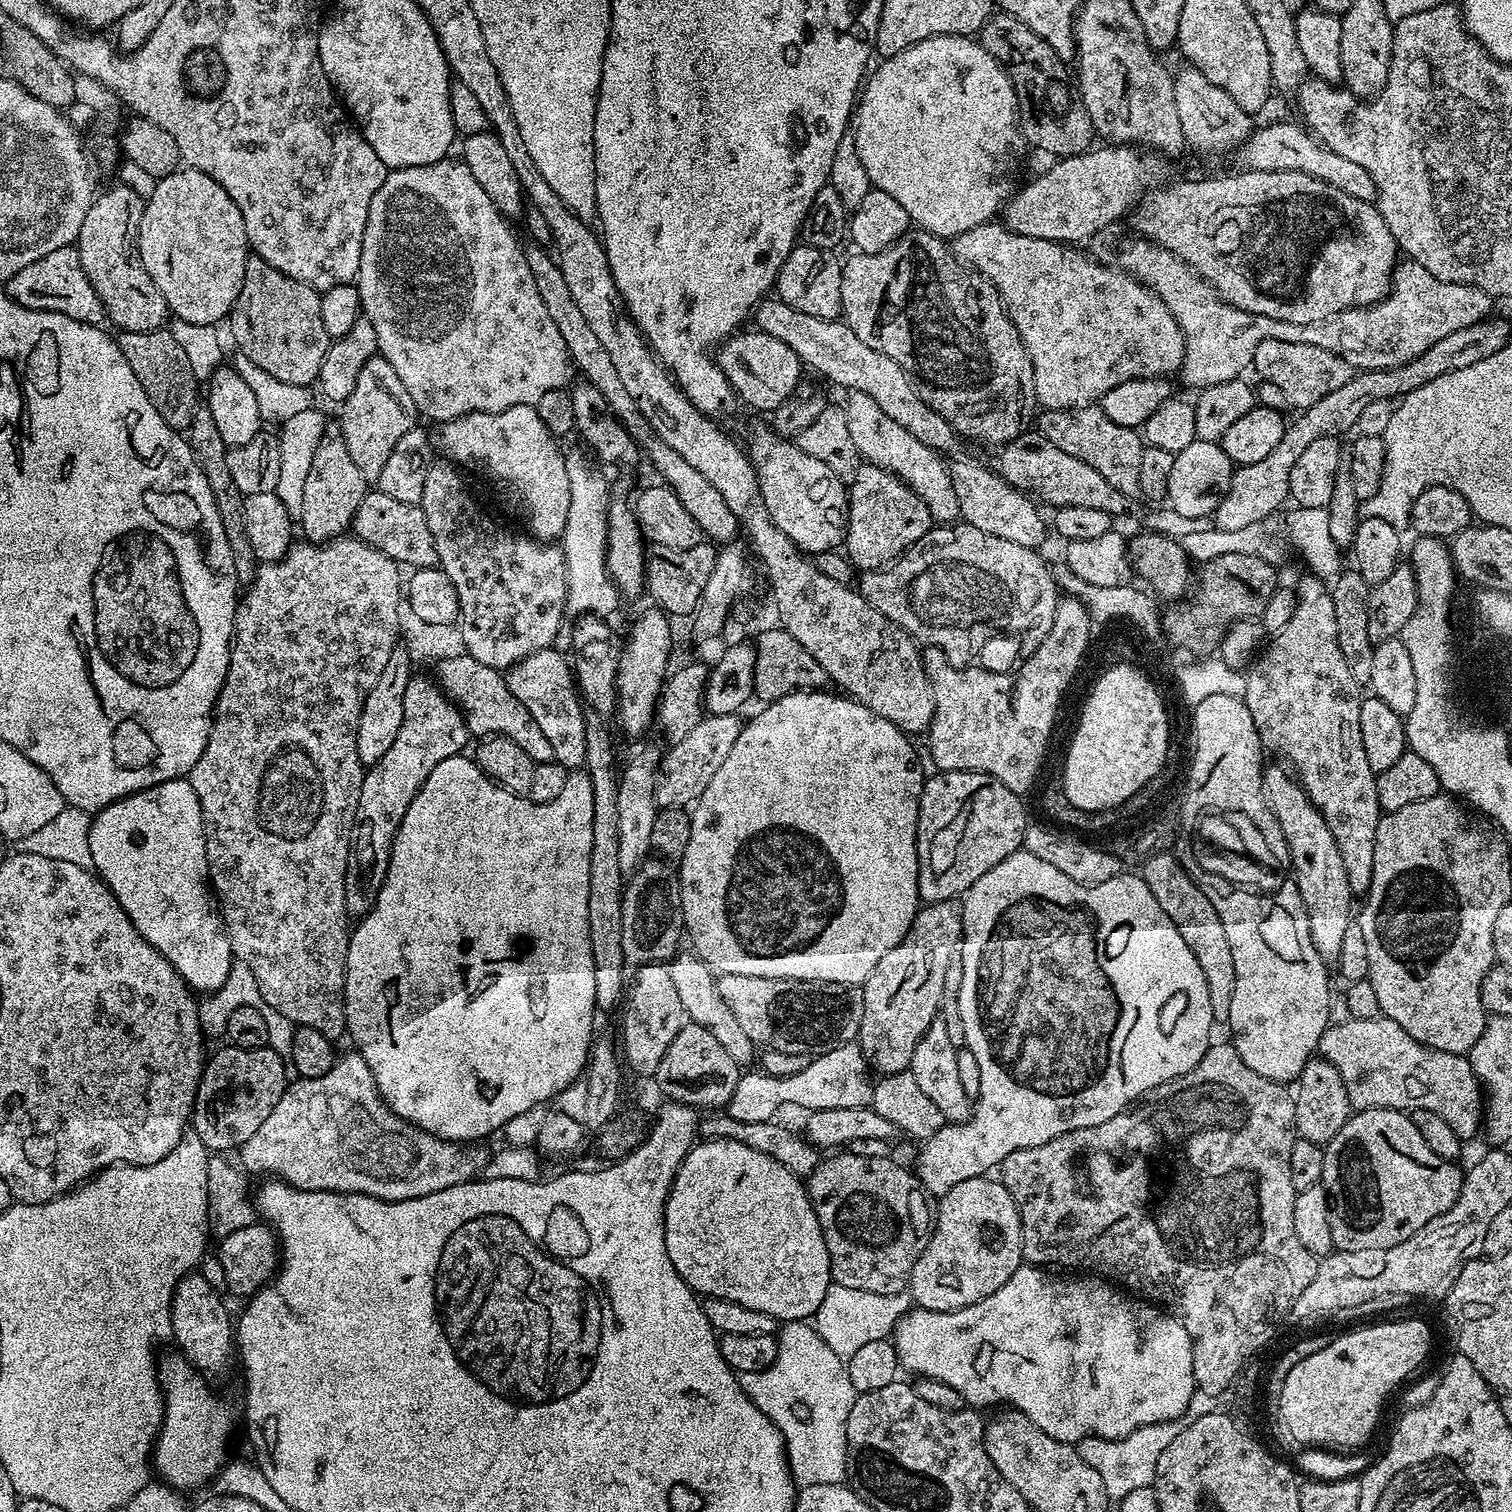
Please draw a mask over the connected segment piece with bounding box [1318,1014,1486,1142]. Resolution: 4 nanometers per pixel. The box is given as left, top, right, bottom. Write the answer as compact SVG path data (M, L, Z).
M1381 1014L1369 1020L1344 1018L1341 1024L1333 1023L1322 1034L1318 1052L1323 1059L1334 1065L1338 1074L1342 1074L1342 1082L1346 1082L1346 1094L1353 1109L1430 1110L1447 1122L1450 1130L1454 1130L1454 1134L1458 1134L1464 1142L1468 1142L1476 1131L1479 1133L1485 1123L1486 1096L1479 1077L1472 1072L1469 1057L1458 1052L1427 1048L1422 1042L1410 1038L1410 1034L1406 1034L1406 1030L1398 1026L1398 1022L1386 1015Z

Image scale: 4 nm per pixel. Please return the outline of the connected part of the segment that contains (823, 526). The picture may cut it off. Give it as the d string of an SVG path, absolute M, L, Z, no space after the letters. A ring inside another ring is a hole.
M767 423L760 424L753 430L748 444L746 448L748 459L756 467L756 477L760 480L760 499L763 500L774 526L778 526L778 530L782 530L782 534L786 534L786 538L793 540L797 548L805 554L839 549L844 543L844 533L848 530L848 488L845 481L840 480L838 474L834 474L834 470L830 470L830 466L826 466L826 462L818 462L818 458L810 458L810 454L806 454L806 450L802 450L791 439L778 436Z

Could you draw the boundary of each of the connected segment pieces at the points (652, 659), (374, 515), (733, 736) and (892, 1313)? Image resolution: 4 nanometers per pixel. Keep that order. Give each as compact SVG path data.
M652 610L656 612L644 612L632 624L632 629L628 632L628 641L619 653L619 664L616 670L616 686L618 695L616 698L615 719L620 719L620 724L624 727L624 732L628 736L640 736L644 728L653 727L656 714L656 705L660 698L660 690L664 686L666 677L669 675L668 655L672 652L672 628L669 617L663 611Z
M369 490L362 498L362 506L358 506L354 514L350 532L355 539L386 554L397 564L409 564L409 569L435 568L440 563L434 534L430 534L430 526L426 526L426 514L420 505L397 502L395 498L390 498L390 494Z
M736 712L730 714L718 714L717 716L705 715L703 720L682 738L682 742L671 745L663 753L656 773L656 807L684 808L691 805L700 797L702 790L710 786L710 778L714 778L718 766L726 762L726 754L738 742L738 734L742 727Z
M832 1283L826 1290L826 1298L822 1298L822 1306L818 1306L814 1327L822 1342L847 1362L861 1346L889 1339L895 1333L896 1324L913 1307L912 1294L907 1290L894 1294L870 1294L870 1290L850 1290L850 1286Z

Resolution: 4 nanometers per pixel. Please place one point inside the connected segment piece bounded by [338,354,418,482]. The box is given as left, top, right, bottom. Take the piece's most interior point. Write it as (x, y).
(378, 412)

